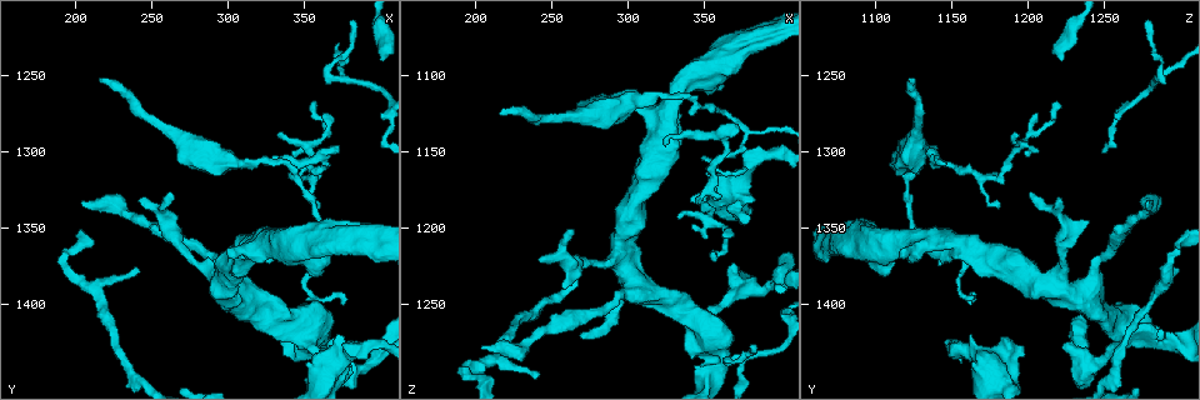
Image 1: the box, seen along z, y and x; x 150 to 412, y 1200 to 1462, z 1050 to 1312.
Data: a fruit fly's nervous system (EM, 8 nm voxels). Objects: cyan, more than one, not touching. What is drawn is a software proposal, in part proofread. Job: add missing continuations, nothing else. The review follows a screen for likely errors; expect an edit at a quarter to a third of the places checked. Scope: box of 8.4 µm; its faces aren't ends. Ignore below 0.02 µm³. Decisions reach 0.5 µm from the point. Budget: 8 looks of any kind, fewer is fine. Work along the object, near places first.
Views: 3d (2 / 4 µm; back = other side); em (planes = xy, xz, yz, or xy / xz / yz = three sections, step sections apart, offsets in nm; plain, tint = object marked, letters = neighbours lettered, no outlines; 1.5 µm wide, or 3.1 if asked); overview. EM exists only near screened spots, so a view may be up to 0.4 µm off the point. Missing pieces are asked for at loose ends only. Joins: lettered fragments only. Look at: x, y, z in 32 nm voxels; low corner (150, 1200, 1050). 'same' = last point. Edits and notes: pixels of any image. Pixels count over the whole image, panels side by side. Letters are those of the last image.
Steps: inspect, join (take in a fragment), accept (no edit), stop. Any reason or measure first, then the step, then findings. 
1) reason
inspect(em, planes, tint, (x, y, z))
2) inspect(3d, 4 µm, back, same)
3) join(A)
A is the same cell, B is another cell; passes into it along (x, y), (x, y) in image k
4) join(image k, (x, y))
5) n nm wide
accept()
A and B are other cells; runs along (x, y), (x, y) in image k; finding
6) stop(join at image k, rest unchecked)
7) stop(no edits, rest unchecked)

an open end
inspect(3d, 4 µm, (358, 1336, 1182))

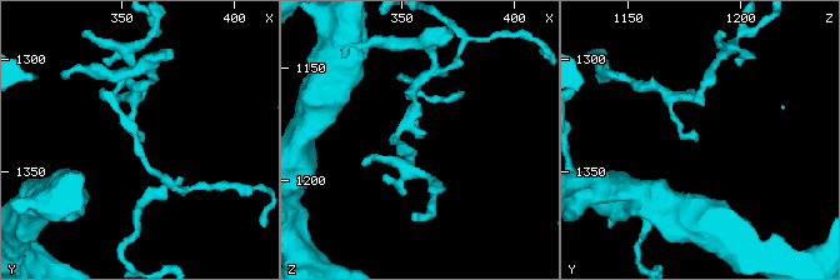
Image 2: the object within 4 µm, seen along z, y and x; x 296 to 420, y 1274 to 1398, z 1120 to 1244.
now the EM
inspect(em, planes, tint, (359, 1337, 1182))

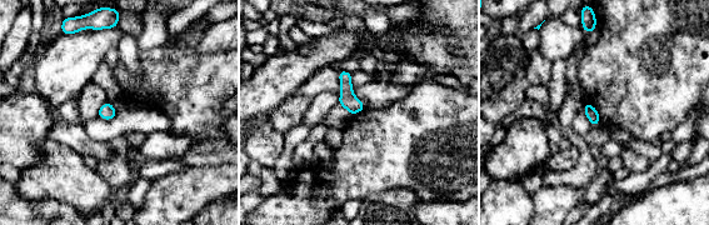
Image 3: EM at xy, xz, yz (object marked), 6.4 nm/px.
inspect(em, planes, letters, same)

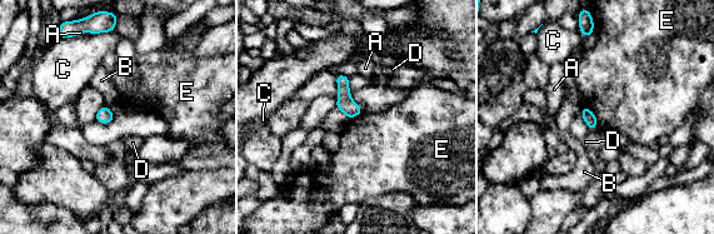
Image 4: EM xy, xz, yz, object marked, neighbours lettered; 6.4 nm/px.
E touches over 160 nm
accept()
A, B, C, D and E are other cells; border along (584, 105), (593, 113), (598, 125) in image 4; none of them fits

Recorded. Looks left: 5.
branch stops here
inspect(em, xy, step 8, letters, (360, 1380, 1104))

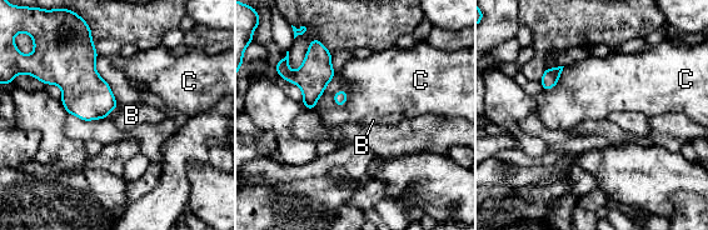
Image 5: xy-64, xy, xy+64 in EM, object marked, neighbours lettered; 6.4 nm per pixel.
another direction
inspect(em, planes, letters, same)

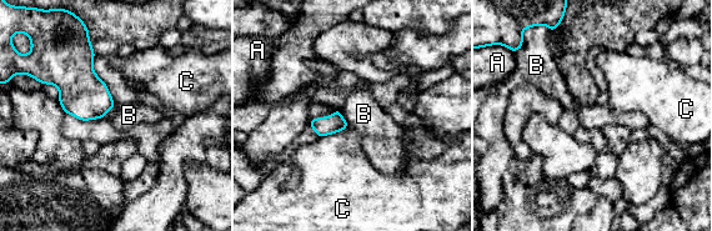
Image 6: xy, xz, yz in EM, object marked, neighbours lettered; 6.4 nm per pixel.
accept()
A, B and C are other cells; border along (339, 109), (349, 125) in image 6; no lettered fragment goes on from it

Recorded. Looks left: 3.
stops while still wide
inspect(3d, 2 µm, (374, 1432, 1196))

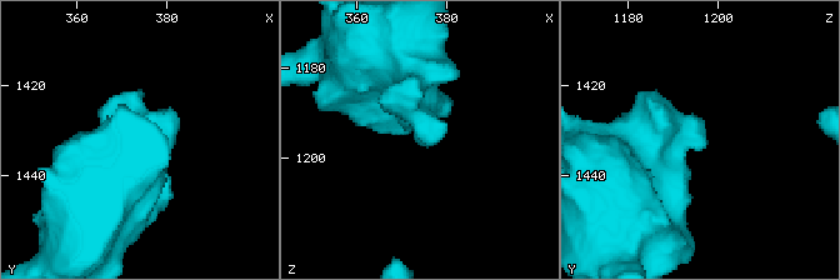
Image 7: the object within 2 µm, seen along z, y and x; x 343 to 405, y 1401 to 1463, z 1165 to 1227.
inspect(em, planes, plain, (375, 1433, 1198))

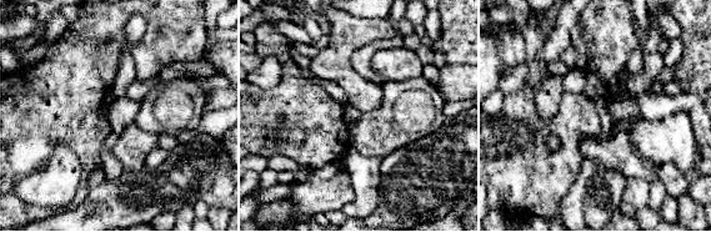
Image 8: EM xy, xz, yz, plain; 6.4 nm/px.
see the neighbours
inspect(em, planes, letters, same)

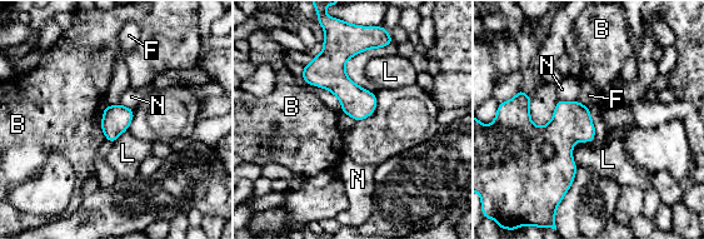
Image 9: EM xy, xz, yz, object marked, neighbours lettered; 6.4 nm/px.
accept()
B, F, L and N are other cells; border along (574, 143), (573, 162), (577, 168) in image 9; none of them fits

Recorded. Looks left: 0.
stop(no edits, rest unchecked)

